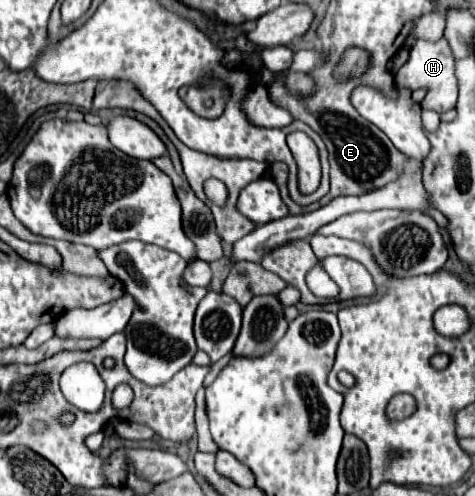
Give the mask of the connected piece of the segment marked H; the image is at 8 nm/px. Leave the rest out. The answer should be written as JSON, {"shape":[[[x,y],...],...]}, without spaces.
{"shape":[[[442,37],[438,41],[418,39],[410,49],[408,61],[398,69],[394,81],[400,87],[406,87],[410,91],[426,89],[426,97],[422,101],[422,107],[432,109],[436,113],[444,113],[456,105],[456,97],[458,97],[458,79],[454,75],[454,69],[456,69],[456,61],[454,61],[454,53],[452,53],[446,37]]]}

